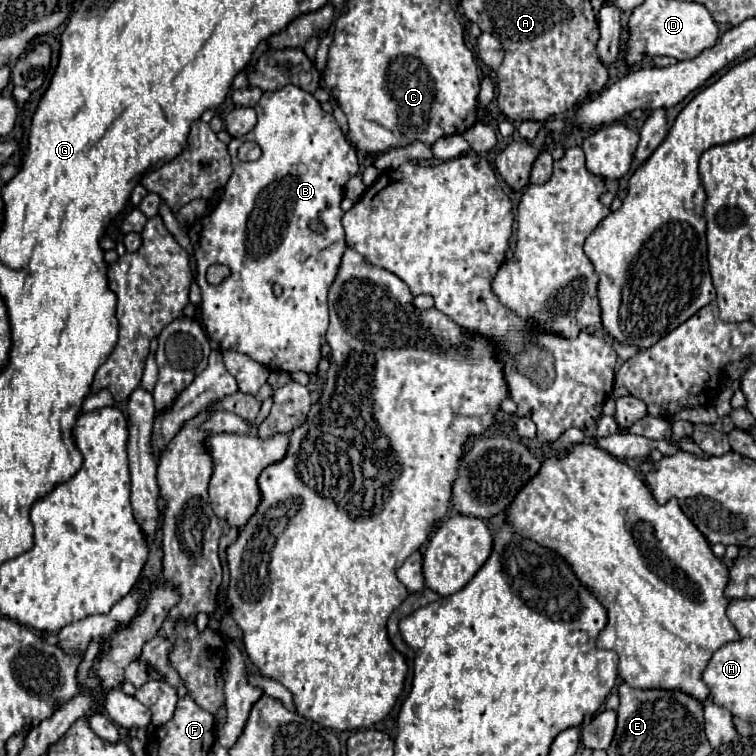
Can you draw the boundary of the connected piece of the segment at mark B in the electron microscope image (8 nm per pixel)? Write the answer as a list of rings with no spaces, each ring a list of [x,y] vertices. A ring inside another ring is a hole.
[[[287,84],[281,90],[263,92],[255,112],[255,128],[247,136],[233,138],[229,142],[233,176],[225,186],[223,198],[211,214],[197,220],[189,230],[197,262],[197,284],[203,298],[201,322],[205,324],[209,338],[221,344],[221,350],[247,354],[269,370],[303,370],[311,374],[317,370],[321,360],[321,344],[325,342],[329,326],[327,292],[347,248],[341,226],[343,190],[347,180],[357,174],[359,162],[355,148],[345,140],[333,114],[323,112],[319,102],[299,86]],[[245,140],[255,140],[261,146],[263,154],[259,160],[241,162],[237,158],[237,150]],[[315,218],[323,220],[327,228],[325,234],[309,230],[309,222]],[[213,264],[223,264],[231,270],[219,286],[211,286],[205,280],[205,272]],[[275,284],[283,288],[279,298],[273,292]]]

